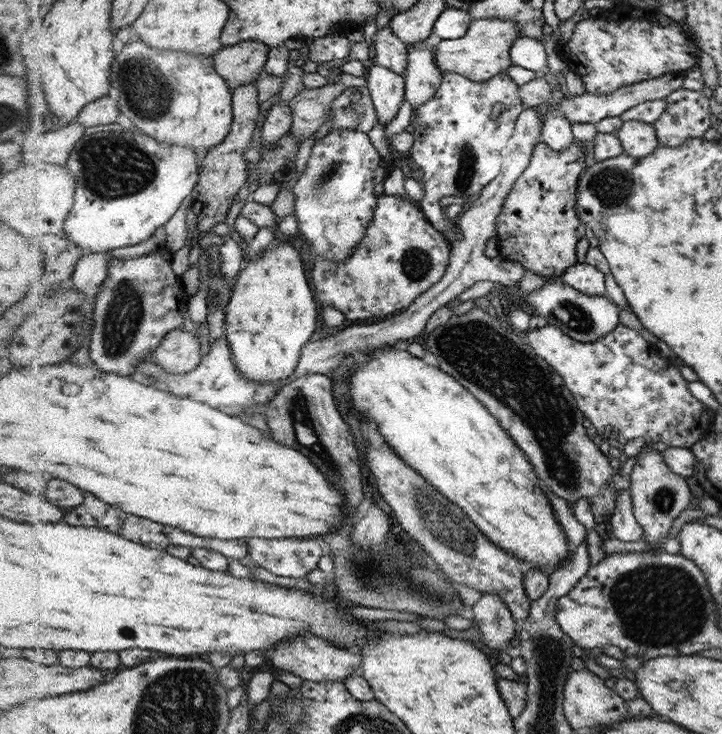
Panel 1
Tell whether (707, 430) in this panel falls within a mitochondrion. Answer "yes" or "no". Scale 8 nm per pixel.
no

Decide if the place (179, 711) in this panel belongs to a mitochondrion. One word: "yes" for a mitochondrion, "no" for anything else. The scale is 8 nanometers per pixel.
yes

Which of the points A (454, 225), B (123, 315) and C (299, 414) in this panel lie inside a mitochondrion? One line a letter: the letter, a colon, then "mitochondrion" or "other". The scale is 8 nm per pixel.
A: other
B: mitochondrion
C: mitochondrion

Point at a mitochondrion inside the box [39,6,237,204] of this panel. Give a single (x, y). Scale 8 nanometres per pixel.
(146, 95)

